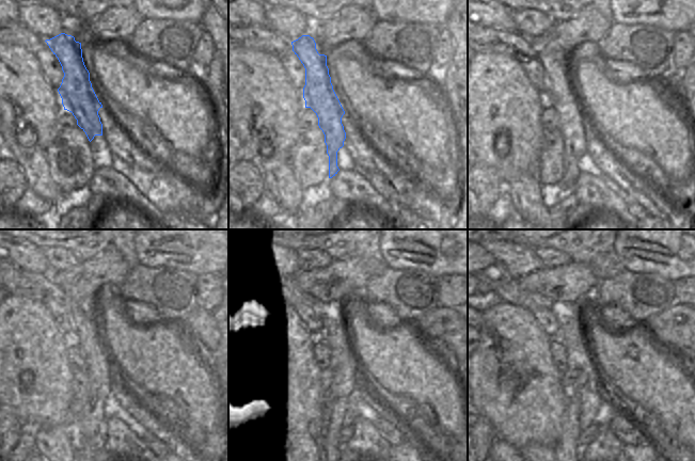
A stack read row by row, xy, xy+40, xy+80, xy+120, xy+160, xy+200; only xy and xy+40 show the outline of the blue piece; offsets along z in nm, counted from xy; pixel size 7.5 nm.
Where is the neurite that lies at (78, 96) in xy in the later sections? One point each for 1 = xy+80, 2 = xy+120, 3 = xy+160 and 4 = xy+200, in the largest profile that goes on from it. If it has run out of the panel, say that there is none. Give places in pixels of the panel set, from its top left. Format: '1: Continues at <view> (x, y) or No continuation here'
1: Continues at xy+80 (561, 92)
2: Continues at xy+120 (103, 371)
3: Continues at xy+160 (343, 361)
4: Continues at xy+200 (567, 446).

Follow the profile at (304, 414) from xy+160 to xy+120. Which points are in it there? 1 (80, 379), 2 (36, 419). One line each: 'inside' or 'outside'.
1: outside
2: inside

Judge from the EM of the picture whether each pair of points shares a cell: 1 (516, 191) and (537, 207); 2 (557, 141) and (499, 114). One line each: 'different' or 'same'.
1: same
2: different

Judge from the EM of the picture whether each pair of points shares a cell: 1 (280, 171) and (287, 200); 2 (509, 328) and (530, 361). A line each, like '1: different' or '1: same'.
1: same
2: same

